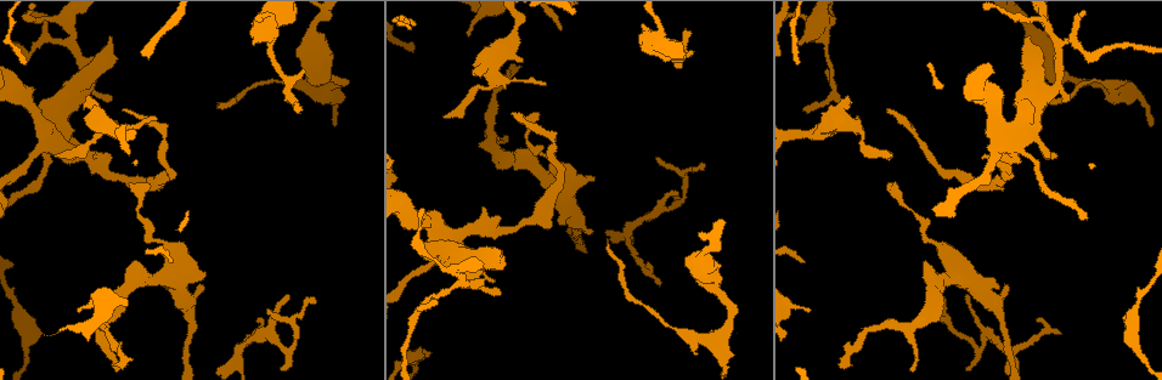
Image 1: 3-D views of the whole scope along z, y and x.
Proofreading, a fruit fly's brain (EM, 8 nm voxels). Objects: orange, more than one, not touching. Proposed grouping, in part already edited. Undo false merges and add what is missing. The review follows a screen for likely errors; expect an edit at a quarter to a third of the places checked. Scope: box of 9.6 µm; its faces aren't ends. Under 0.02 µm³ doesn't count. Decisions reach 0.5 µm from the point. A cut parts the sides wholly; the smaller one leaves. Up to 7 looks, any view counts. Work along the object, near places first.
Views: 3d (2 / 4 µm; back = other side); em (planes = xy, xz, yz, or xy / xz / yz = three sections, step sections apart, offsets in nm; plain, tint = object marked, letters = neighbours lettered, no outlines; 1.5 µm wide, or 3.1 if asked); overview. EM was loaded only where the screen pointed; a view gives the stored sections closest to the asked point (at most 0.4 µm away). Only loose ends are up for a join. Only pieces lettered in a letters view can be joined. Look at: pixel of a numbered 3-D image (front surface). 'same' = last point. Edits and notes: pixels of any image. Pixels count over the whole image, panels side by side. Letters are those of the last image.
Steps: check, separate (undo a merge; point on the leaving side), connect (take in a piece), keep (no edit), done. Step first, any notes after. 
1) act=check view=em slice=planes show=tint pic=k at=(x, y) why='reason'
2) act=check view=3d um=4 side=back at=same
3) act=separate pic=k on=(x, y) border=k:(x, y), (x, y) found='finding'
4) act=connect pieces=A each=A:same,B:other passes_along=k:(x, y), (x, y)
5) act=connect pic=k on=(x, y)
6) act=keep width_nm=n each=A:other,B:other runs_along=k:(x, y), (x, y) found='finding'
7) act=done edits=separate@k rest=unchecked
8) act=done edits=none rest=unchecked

act=check view=3d um=4 pic=1 at=(271, 33) why='three arms meet'

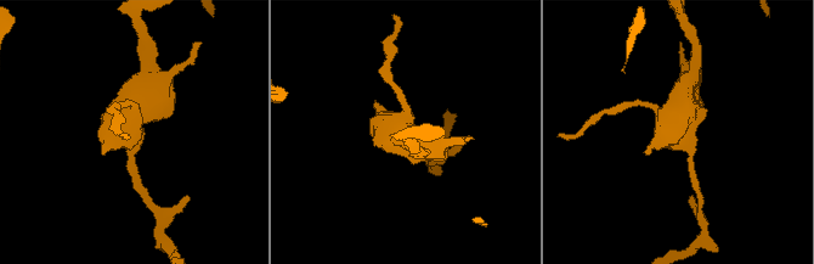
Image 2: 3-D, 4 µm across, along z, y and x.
act=check view=em slice=planes show=letters pic=2 at=(135, 133) arms=3 why='now the EM'

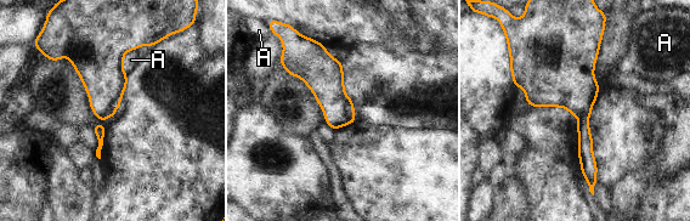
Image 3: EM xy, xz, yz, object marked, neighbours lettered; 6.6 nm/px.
act=keep each=A:other border=3:(135, 49), (124, 55), (128, 74) found='all the same neuron'

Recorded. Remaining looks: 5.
act=check view=3d um=2 pic=1 at=(688, 33) why='thin end'

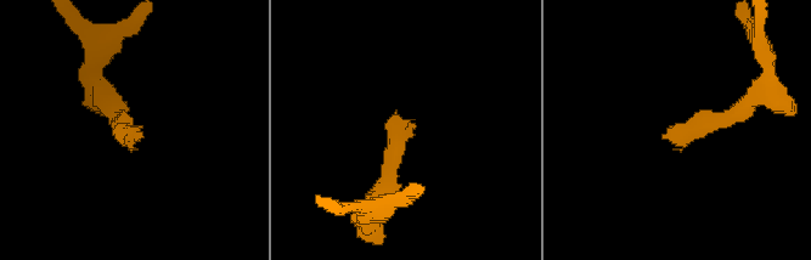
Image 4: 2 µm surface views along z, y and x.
act=check view=em slice=planes show=plain pic=4 at=(132, 147)

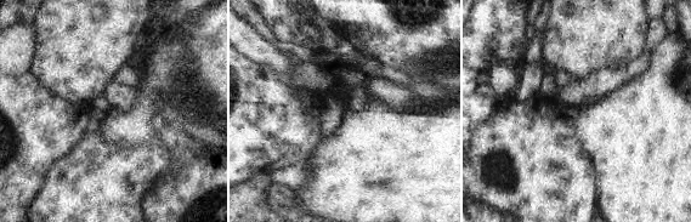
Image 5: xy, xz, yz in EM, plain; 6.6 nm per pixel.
act=check view=em slice=planes show=letters at=same

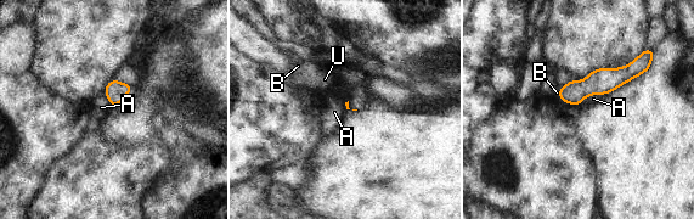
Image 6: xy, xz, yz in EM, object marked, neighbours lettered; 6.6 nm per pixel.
act=keep each=A:other,B:other,U:other found='no lettered piece goes on from it'

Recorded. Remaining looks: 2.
act=check view=3d um=2 pic=1 at=(857, 115)

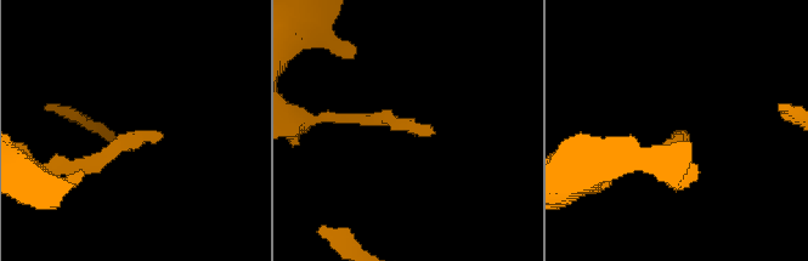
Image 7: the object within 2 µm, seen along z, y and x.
act=check view=em slice=planes show=letters pic=7 at=(686, 134)

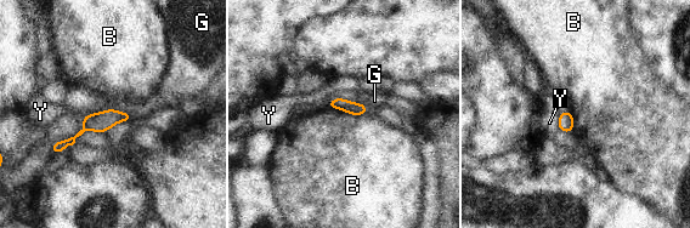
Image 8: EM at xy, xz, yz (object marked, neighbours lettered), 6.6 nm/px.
act=keep longest_contact=B:280nm each=B:other,G:other,Y:other found='none of them fits'

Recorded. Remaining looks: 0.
act=done edits=none rest=unchecked

